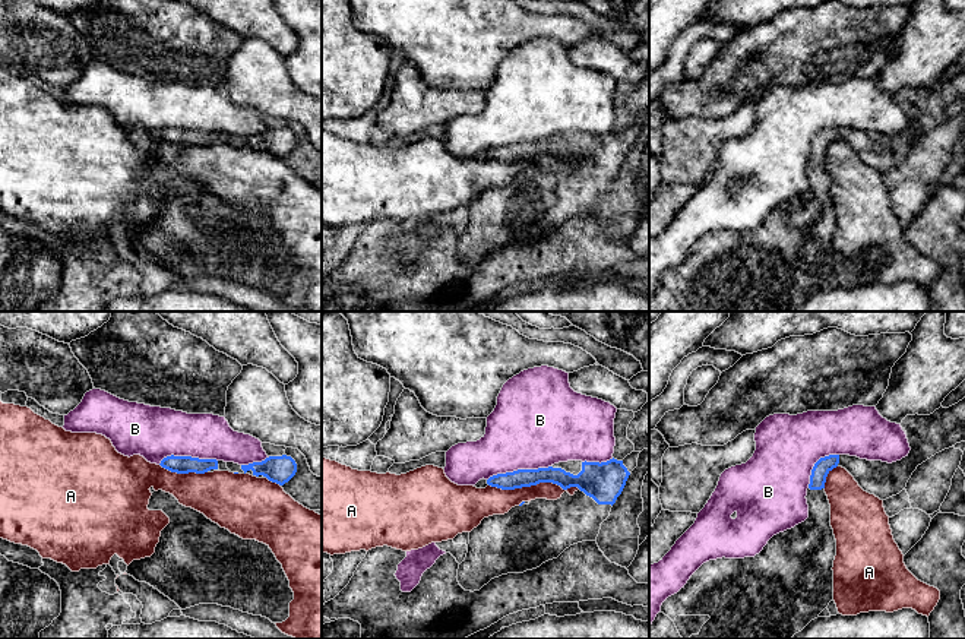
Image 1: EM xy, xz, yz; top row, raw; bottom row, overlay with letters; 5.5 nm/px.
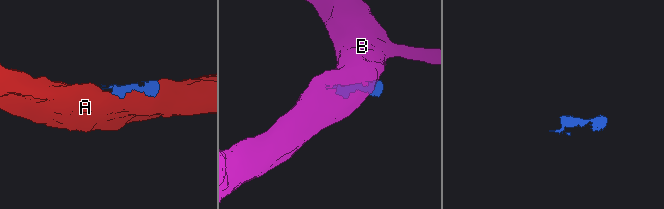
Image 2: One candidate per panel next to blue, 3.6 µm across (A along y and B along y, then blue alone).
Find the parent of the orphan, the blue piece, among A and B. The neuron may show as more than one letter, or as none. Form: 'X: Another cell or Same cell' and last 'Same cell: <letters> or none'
A: Another cell
B: Another cell
Same cell: none

